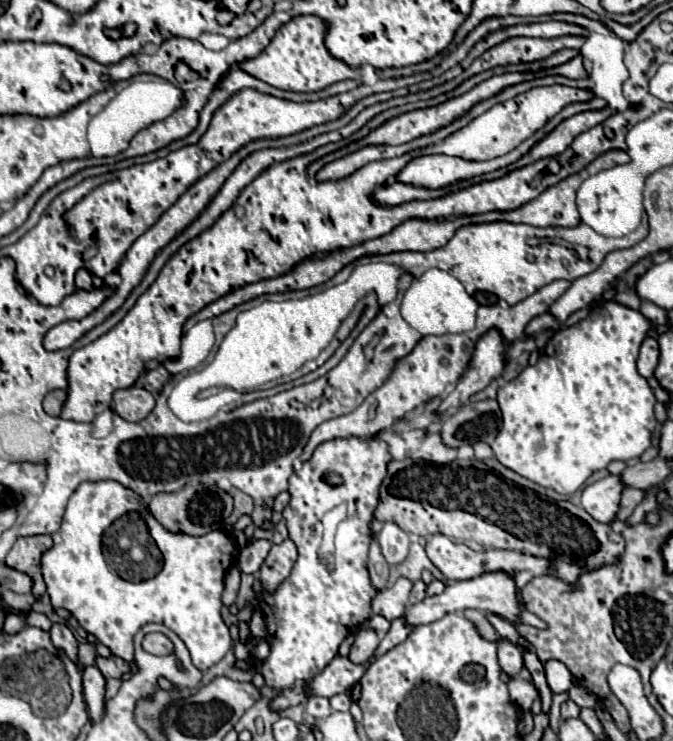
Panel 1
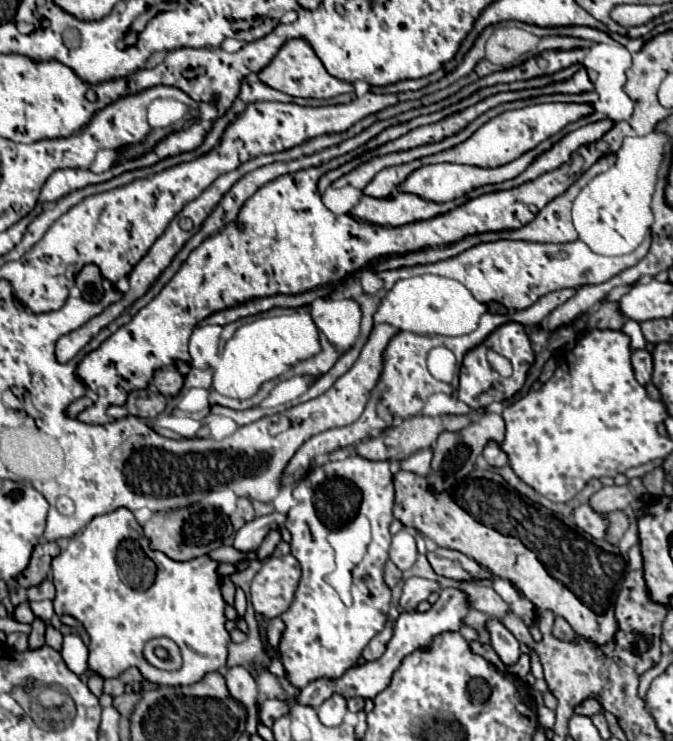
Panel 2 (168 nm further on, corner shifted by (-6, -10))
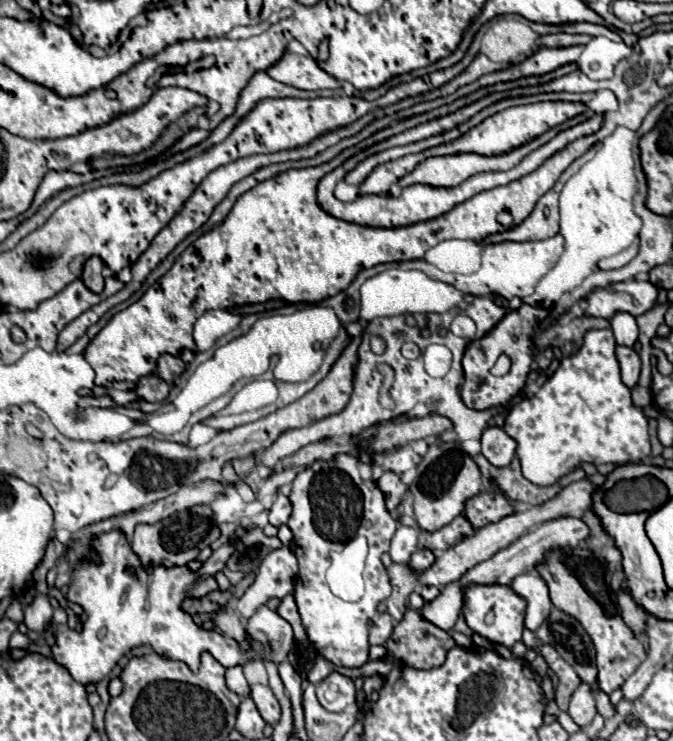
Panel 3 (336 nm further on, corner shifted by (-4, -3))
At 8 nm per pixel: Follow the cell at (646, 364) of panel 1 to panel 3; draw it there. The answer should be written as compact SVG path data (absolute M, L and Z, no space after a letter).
M616 347L616 357L620 363L620 377L622 383L628 385L630 389L638 383L638 375L640 375L640 357L634 349L630 347Z

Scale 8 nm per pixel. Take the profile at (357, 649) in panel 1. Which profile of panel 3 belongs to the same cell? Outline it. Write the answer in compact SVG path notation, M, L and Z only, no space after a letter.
M382 613L374 619L370 627L370 645L386 645L394 629L394 619L388 613Z

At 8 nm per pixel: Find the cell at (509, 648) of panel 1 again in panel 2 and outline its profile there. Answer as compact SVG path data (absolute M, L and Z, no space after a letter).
M496 620L488 622L488 630L490 630L490 638L492 638L492 648L496 650L500 660L506 666L516 664L520 658L520 642L512 636L512 632L506 630L504 624L500 624Z

